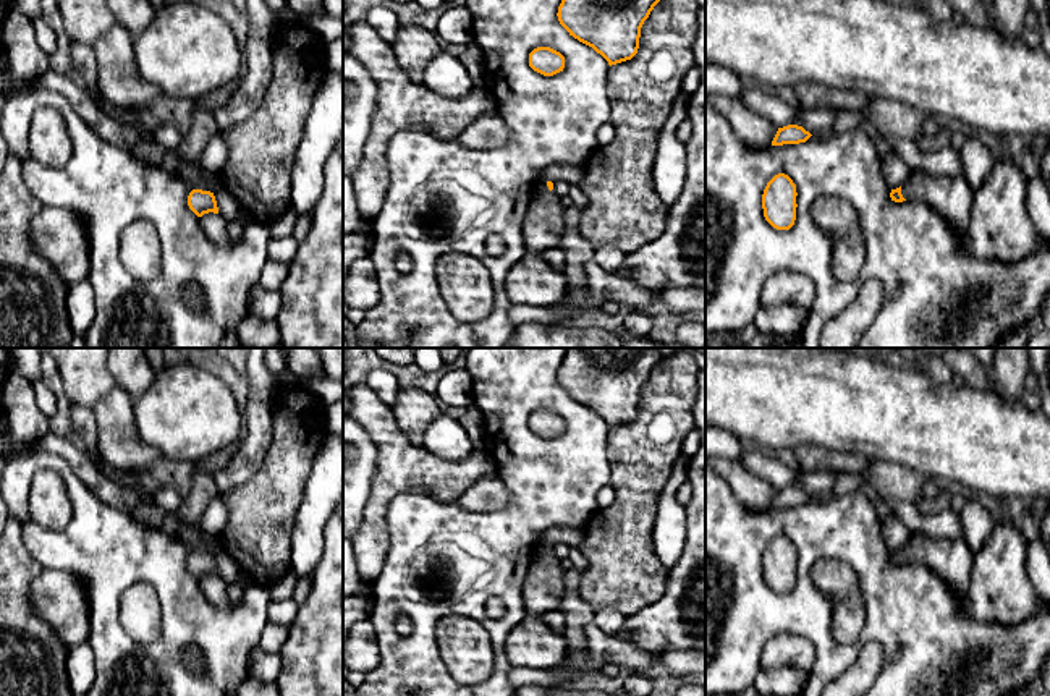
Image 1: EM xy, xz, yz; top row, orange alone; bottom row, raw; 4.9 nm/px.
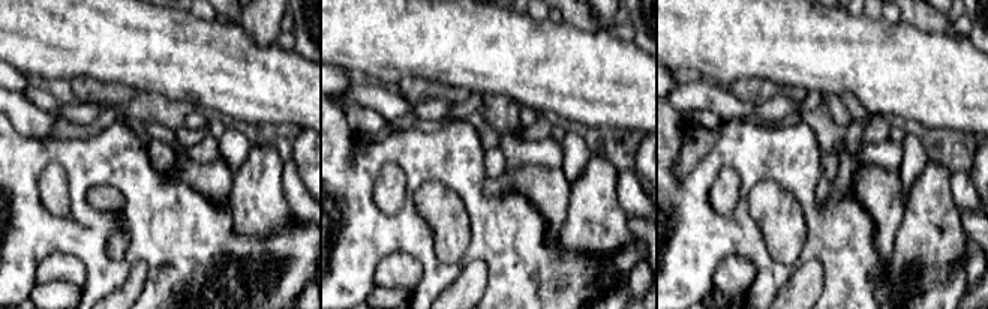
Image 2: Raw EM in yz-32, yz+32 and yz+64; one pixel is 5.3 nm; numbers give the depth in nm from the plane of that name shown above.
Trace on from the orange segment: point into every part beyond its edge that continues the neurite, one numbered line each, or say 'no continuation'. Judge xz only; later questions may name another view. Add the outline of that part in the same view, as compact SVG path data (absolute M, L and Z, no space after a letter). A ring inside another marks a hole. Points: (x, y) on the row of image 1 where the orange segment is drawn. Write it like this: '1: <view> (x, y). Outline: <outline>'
1: xz (542, 229). Outline: M539 181L534 199L523 222L523 240L527 253L540 254L561 246L565 230L565 209L560 197Z

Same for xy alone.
no continuation

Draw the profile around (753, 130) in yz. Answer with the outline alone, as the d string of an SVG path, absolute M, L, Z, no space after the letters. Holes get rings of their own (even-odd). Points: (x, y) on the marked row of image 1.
M709 95L705 105L723 115L741 144L756 149L772 146L778 126L747 108L738 97Z

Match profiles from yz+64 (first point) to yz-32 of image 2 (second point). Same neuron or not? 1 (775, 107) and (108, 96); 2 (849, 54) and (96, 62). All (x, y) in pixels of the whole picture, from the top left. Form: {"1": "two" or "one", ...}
{"1": "two", "2": "one"}

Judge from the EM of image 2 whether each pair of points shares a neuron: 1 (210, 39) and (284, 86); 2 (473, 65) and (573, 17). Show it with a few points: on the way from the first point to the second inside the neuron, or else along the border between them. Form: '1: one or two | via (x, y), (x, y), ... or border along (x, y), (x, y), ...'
1: one | via (228, 57), (254, 83), (266, 84)
2: two | border along (562, 20), (597, 32)

